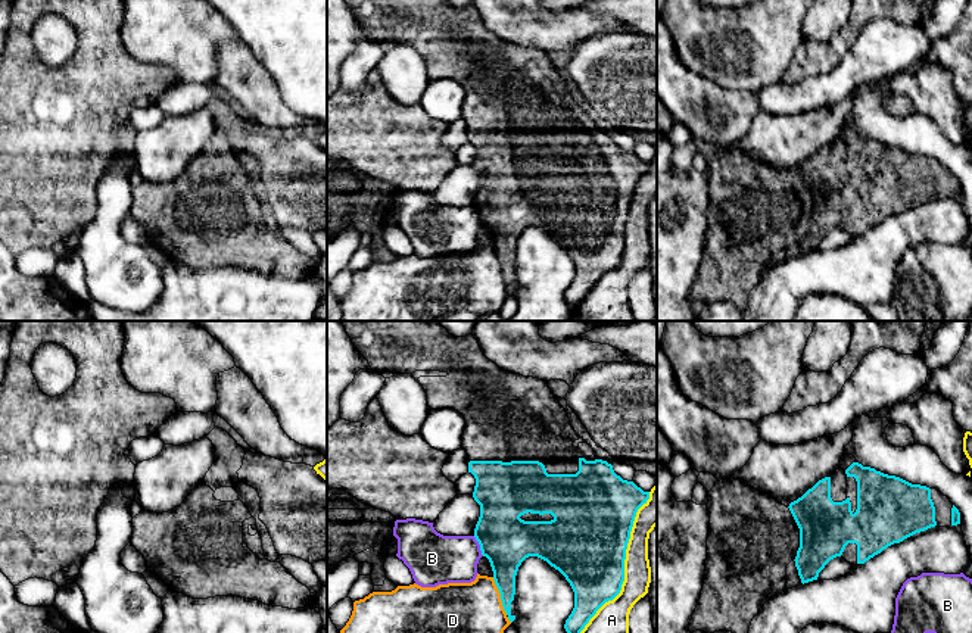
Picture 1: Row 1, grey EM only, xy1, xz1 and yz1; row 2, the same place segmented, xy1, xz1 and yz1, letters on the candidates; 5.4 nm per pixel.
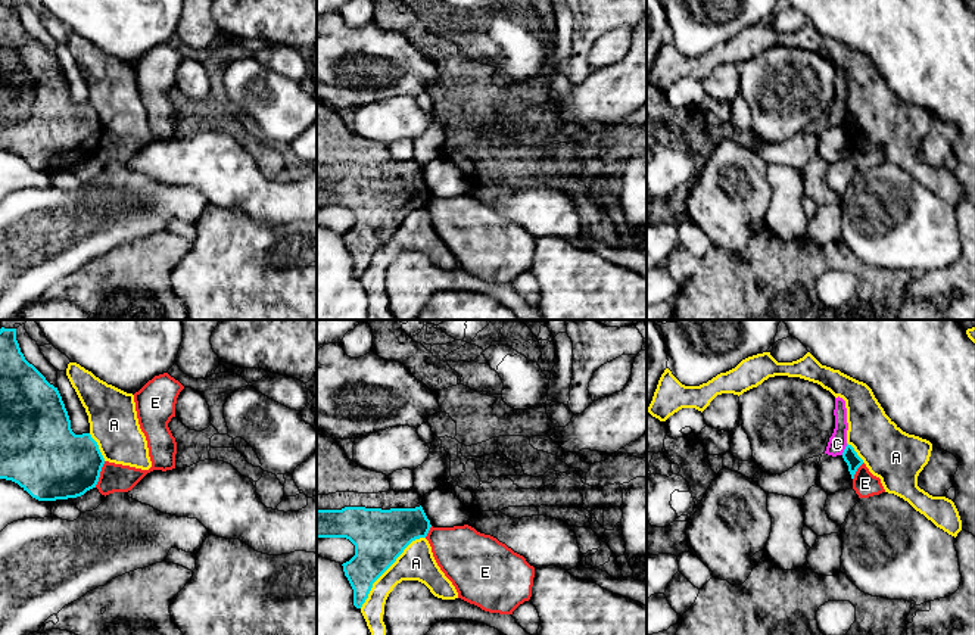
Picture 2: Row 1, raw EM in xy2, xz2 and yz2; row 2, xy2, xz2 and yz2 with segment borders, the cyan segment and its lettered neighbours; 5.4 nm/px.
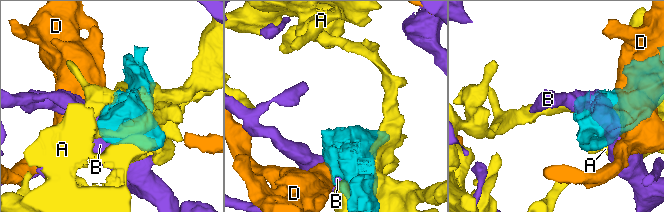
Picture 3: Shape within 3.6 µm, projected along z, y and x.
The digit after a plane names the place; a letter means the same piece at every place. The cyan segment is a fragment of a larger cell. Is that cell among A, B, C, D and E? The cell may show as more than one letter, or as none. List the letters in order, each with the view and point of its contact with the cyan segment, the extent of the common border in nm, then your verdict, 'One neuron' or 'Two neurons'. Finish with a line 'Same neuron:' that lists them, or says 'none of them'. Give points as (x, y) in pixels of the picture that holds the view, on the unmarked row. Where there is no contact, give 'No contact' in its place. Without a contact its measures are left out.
A: Touches cyan at xz1 (623, 239). Shared border 900 nm. Two neurons
B: Touches cyan at xz1 (480, 217). Shared border 130 nm. Two neurons
C: Touches cyan at yz2 (844, 120). Shared border 70 nm. Two neurons
D: Touches cyan at xz1 (501, 267). Shared border 220 nm. Two neurons
E: Touches cyan at xy2 (99, 145). Shared border 160 nm. Two neurons
Same neuron: none of them

